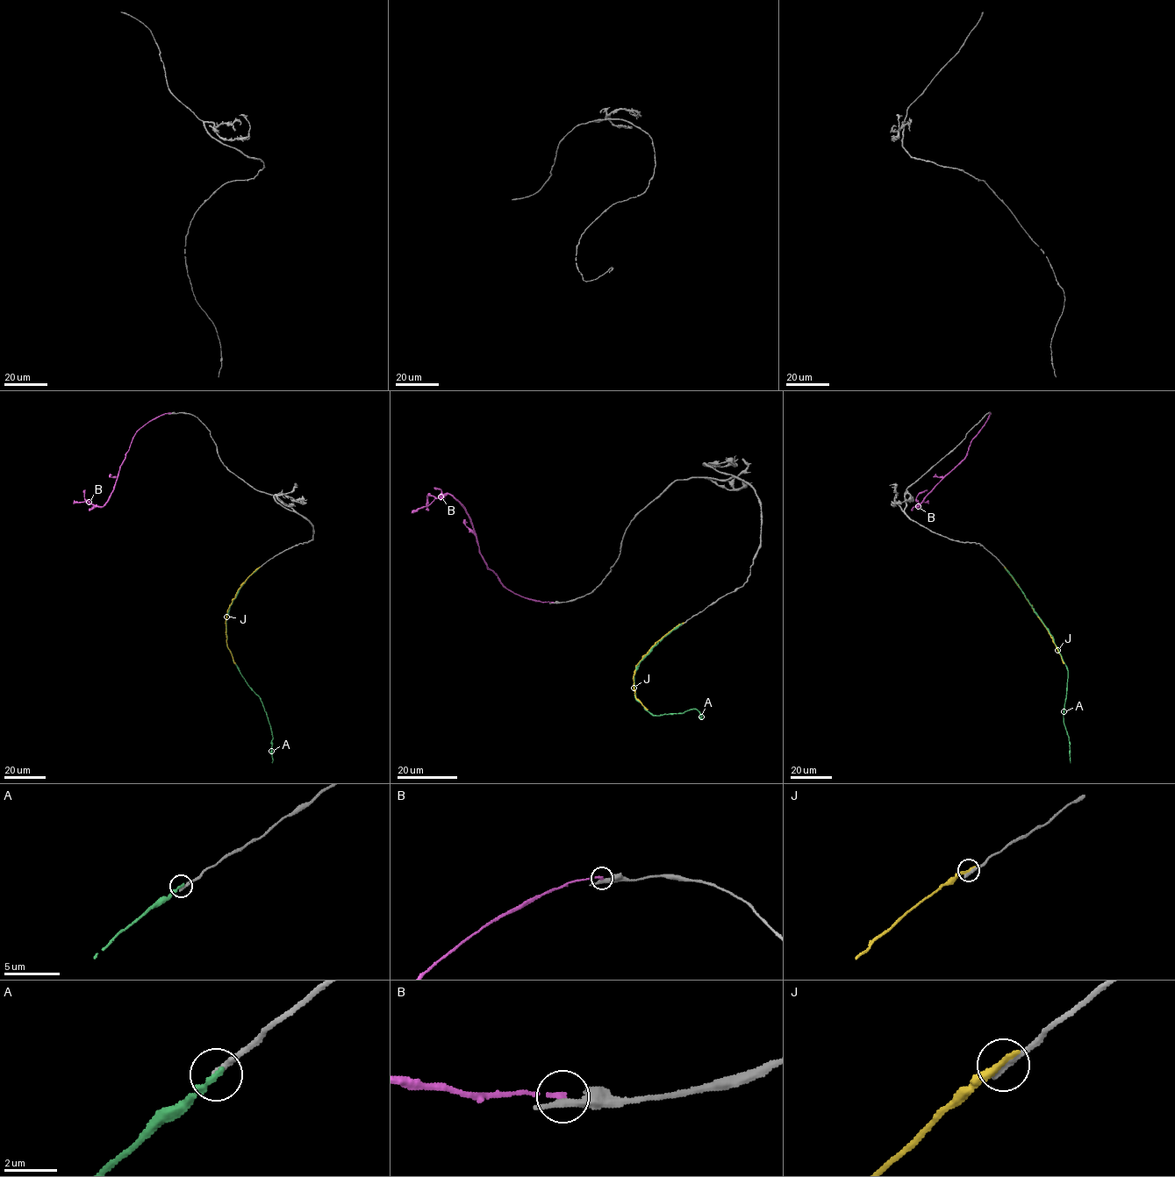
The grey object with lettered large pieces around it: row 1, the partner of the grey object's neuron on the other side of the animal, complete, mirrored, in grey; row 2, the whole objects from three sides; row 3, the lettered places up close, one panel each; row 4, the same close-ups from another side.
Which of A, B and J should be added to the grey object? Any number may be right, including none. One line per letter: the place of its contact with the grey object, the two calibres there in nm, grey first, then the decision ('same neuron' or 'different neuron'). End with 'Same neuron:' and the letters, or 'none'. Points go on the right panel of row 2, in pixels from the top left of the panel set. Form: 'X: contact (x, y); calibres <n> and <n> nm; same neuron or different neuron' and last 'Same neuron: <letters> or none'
A: contact (1005, 568); calibres 280 and 200 nm; different neuron
B: contact (990, 413); calibres 300 and 180 nm; different neuron
J: contact (1005, 567); calibres 320 and 320 nm; different neuron
Same neuron: none

